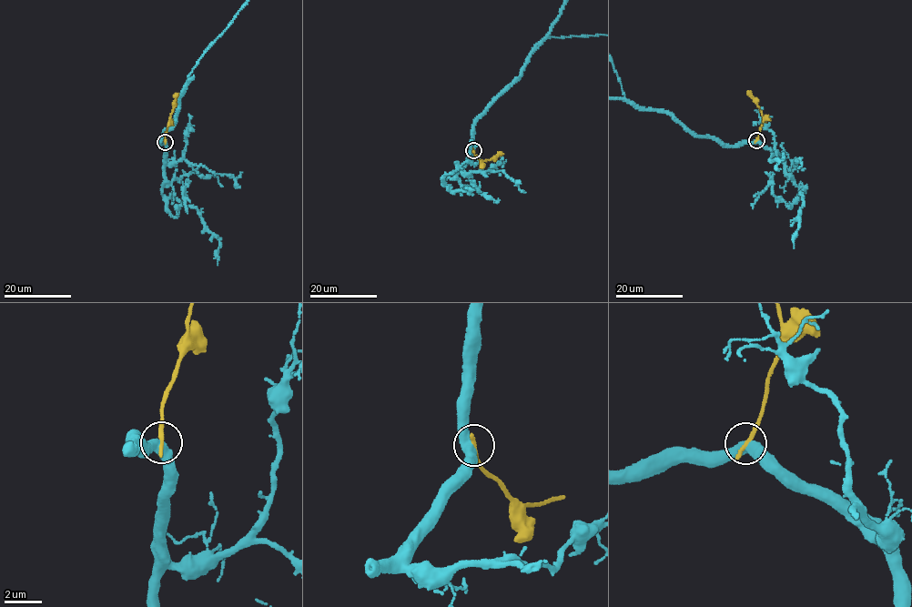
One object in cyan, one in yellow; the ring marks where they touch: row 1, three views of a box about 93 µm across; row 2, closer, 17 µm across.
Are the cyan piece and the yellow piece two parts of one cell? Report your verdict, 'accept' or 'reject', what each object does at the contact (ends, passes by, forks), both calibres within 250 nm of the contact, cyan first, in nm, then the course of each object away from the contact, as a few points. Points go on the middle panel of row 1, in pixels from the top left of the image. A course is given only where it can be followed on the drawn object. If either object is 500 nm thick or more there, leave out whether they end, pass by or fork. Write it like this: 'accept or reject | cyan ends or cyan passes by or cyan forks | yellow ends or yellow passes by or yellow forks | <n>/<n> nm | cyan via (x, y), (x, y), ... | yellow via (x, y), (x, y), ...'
reject | 500/280 nm | yellow via (473, 150), (484, 161), (502, 153)

